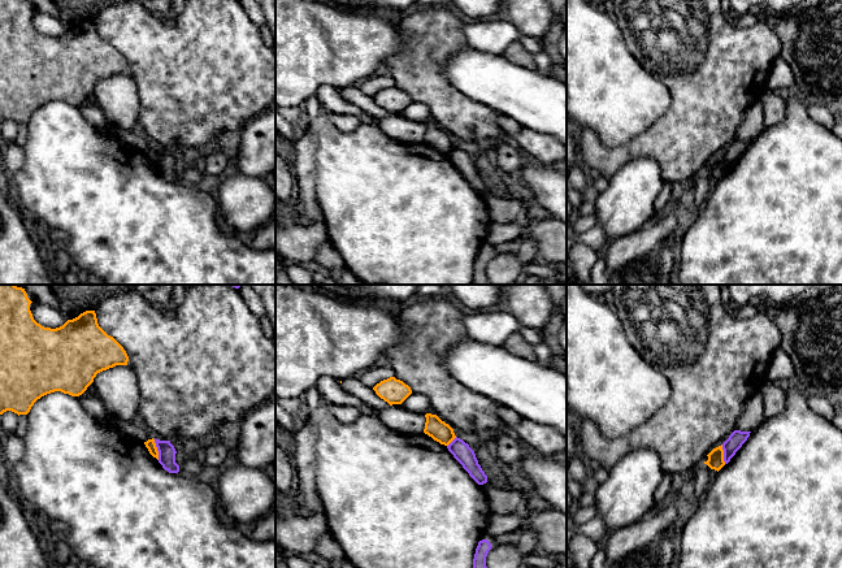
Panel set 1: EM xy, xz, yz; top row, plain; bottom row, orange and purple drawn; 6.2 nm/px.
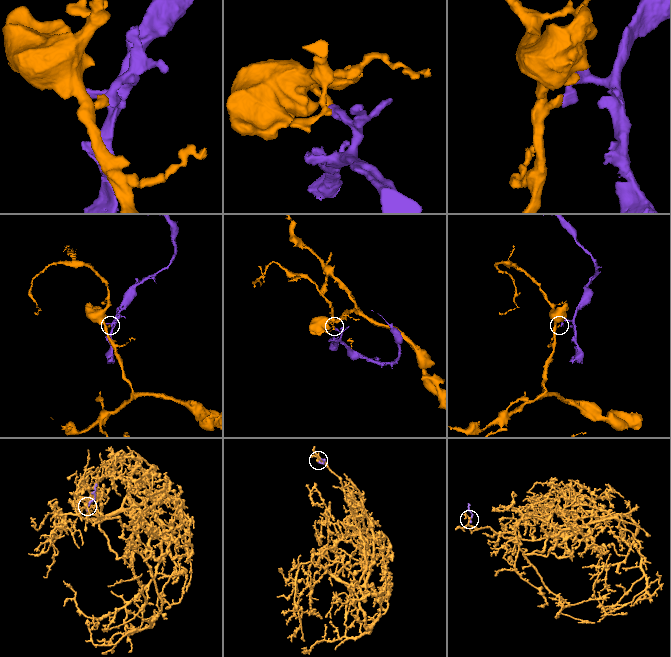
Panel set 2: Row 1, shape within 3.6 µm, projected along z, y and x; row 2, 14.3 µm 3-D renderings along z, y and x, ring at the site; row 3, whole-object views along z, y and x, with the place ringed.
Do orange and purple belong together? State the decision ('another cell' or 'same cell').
another cell

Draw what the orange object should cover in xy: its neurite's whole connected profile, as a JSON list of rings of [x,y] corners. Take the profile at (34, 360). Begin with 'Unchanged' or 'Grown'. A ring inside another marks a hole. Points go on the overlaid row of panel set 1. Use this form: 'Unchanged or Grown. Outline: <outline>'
Unchanged. Outline: [[[0,285],[0,415],[6,411],[18,416],[27,415],[38,399],[55,391],[79,396],[94,382],[97,373],[116,365],[127,365],[129,361],[123,347],[99,326],[95,311],[86,311],[68,320],[62,326],[51,329],[34,320],[31,303],[25,289]]]

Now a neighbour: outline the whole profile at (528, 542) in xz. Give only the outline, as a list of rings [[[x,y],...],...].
[[[525,525],[520,530],[520,539],[517,546],[520,547],[524,556],[538,552],[538,539],[534,532]]]

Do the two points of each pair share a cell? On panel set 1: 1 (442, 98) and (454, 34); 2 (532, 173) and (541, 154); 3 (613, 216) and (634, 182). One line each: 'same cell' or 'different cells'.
1: same cell
2: different cells
3: same cell

